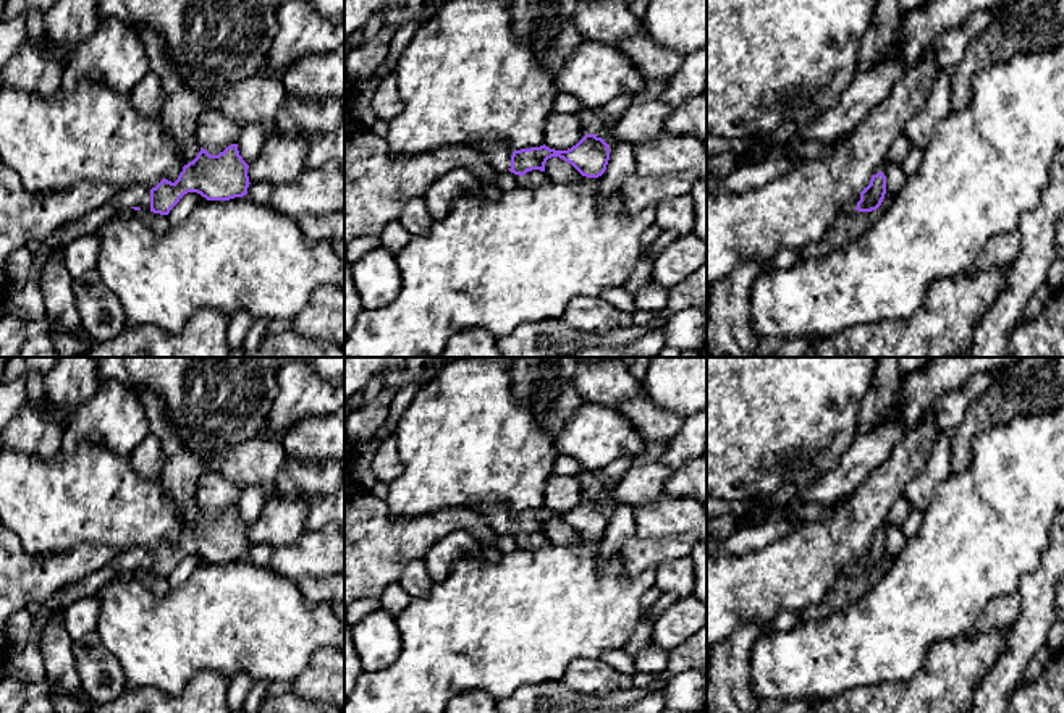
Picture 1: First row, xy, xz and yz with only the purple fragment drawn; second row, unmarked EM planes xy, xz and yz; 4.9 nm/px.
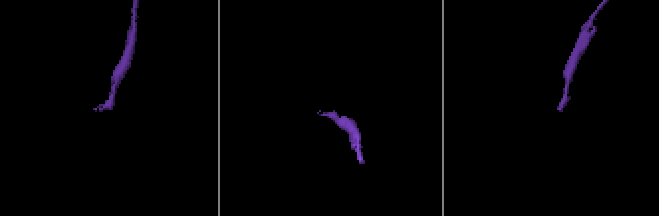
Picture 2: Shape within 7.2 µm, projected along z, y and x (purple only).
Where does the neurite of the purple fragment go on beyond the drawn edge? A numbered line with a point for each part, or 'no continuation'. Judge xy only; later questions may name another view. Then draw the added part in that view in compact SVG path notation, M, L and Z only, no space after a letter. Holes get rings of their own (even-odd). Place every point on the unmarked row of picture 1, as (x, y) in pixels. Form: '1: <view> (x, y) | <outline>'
1: xy (136, 558) | M141 546L123 550L110 564L115 564L120 569L139 569L150 572L150 551Z

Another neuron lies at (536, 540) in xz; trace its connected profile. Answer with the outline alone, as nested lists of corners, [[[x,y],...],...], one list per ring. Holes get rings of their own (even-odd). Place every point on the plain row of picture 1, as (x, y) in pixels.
[[[540,532],[527,534],[522,538],[522,546],[527,550],[532,550],[532,551],[538,551],[548,545],[551,545],[548,537],[545,534],[540,534]]]

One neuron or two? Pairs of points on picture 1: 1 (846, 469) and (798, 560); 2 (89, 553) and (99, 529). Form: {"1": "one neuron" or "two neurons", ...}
{"1": "two neurons", "2": "two neurons"}

